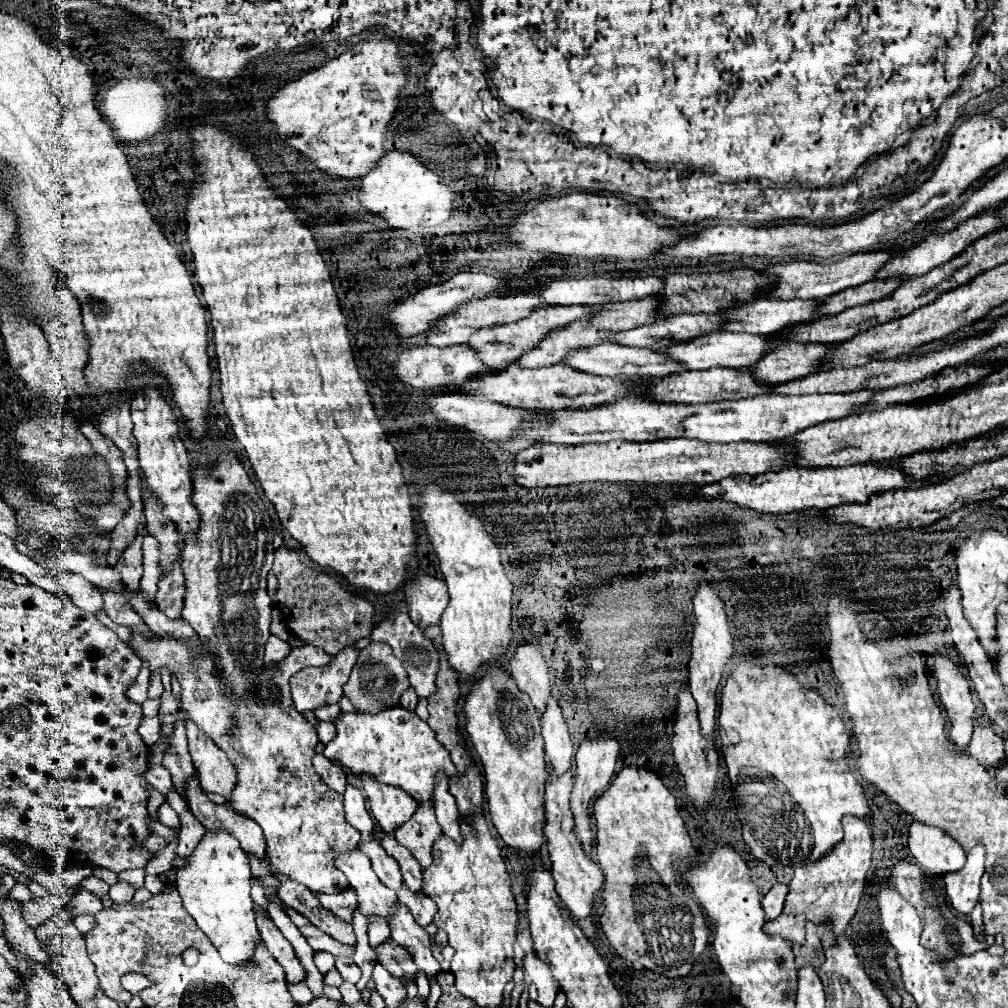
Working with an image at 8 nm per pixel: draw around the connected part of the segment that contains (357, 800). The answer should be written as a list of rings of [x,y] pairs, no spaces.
[[[348,785],[346,787],[346,793],[344,793],[344,811],[346,811],[346,821],[360,831],[360,841],[366,843],[366,841],[372,841],[374,839],[374,821],[366,809],[366,801],[364,801],[364,795],[360,789]]]

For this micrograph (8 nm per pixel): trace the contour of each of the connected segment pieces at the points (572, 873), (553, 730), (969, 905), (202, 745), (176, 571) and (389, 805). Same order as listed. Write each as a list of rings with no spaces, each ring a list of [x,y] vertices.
[[[572,771],[564,775],[564,779],[556,779],[556,775],[546,777],[546,837],[548,837],[548,853],[552,863],[552,877],[556,881],[556,893],[562,901],[562,905],[576,917],[586,919],[592,915],[594,901],[598,893],[604,887],[604,873],[600,867],[584,853],[584,849],[578,845],[578,839],[572,831],[572,813],[568,807],[572,791]]]
[[[554,697],[548,701],[548,711],[542,715],[542,737],[546,745],[546,759],[552,771],[560,777],[572,767],[574,745],[568,735],[568,727],[564,723],[562,711]]]
[[[976,845],[966,859],[964,869],[946,875],[944,887],[950,905],[960,915],[970,915],[980,895],[980,879],[984,875],[984,845]]]
[[[186,721],[188,729],[188,749],[194,761],[194,767],[200,777],[200,785],[204,791],[220,793],[226,801],[238,783],[236,765],[228,759],[228,755],[208,739],[196,723]]]
[[[180,559],[176,567],[172,567],[172,575],[160,579],[156,605],[166,617],[180,619],[180,611],[184,605],[184,579],[180,579]]]
[[[362,779],[362,789],[368,797],[370,813],[388,835],[394,835],[394,831],[410,821],[418,809],[410,795],[404,795],[398,787],[384,787],[382,783],[376,783],[376,779]]]

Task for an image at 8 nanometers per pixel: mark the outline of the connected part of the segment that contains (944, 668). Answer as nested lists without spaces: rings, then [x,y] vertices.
[[[936,655],[934,665],[940,701],[950,719],[948,741],[956,747],[958,753],[964,753],[974,733],[974,703],[970,697],[970,685],[966,677],[960,673],[960,669],[950,661],[950,657]]]

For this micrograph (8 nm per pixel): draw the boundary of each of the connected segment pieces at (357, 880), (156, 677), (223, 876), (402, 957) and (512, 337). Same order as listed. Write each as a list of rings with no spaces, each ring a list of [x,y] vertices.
[[[350,851],[336,859],[336,867],[346,875],[350,885],[358,893],[358,903],[362,915],[372,919],[374,915],[390,921],[396,913],[396,891],[384,887],[370,867],[370,859],[360,851]]]
[[[156,670],[151,673],[148,687],[148,698],[161,698],[164,687],[161,681],[161,672]]]
[[[208,831],[196,851],[188,857],[188,865],[176,875],[176,889],[182,897],[184,909],[208,935],[224,963],[244,967],[254,961],[254,949],[262,937],[256,925],[254,901],[250,897],[252,873],[248,857],[240,851],[240,843],[236,843],[228,831]]]
[[[388,939],[386,943],[378,945],[374,949],[378,953],[378,961],[402,983],[406,983],[406,979],[416,981],[416,975],[420,973],[420,969],[416,967],[416,963],[412,961],[412,957],[408,955],[408,951],[404,951],[404,947],[396,947],[396,943],[392,943],[392,939]]]
[[[538,305],[530,317],[522,319],[522,321],[516,321],[516,323],[510,323],[510,325],[500,325],[500,327],[484,327],[484,329],[478,329],[470,341],[466,343],[470,349],[478,351],[478,359],[488,365],[488,367],[504,367],[504,363],[516,363],[516,359],[524,353],[524,351],[530,351],[532,347],[536,347],[536,343],[540,343],[540,339],[544,339],[544,335],[548,335],[548,331],[556,329],[556,327],[562,327],[574,319],[580,319],[580,315],[588,315],[592,313],[590,307],[582,307],[582,305],[576,305],[576,307],[544,307],[544,305]]]

